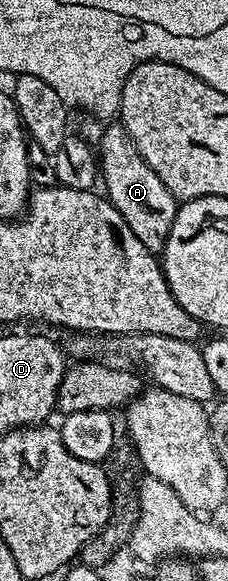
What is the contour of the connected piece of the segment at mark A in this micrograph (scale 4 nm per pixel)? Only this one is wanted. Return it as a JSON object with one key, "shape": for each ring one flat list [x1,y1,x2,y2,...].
{"shape":[[111,122,107,125,97,141,97,163,101,169,101,180,107,183,106,199,123,215,129,230,137,234,141,246,153,253,162,253,167,231,175,217,175,196,167,189,165,182,161,182,161,178,149,170,145,158,139,156,137,146,129,138,122,123]]}

